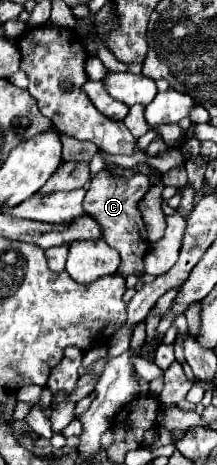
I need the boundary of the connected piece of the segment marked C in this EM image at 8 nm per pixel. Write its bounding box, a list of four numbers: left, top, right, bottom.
[84,170,150,278]

